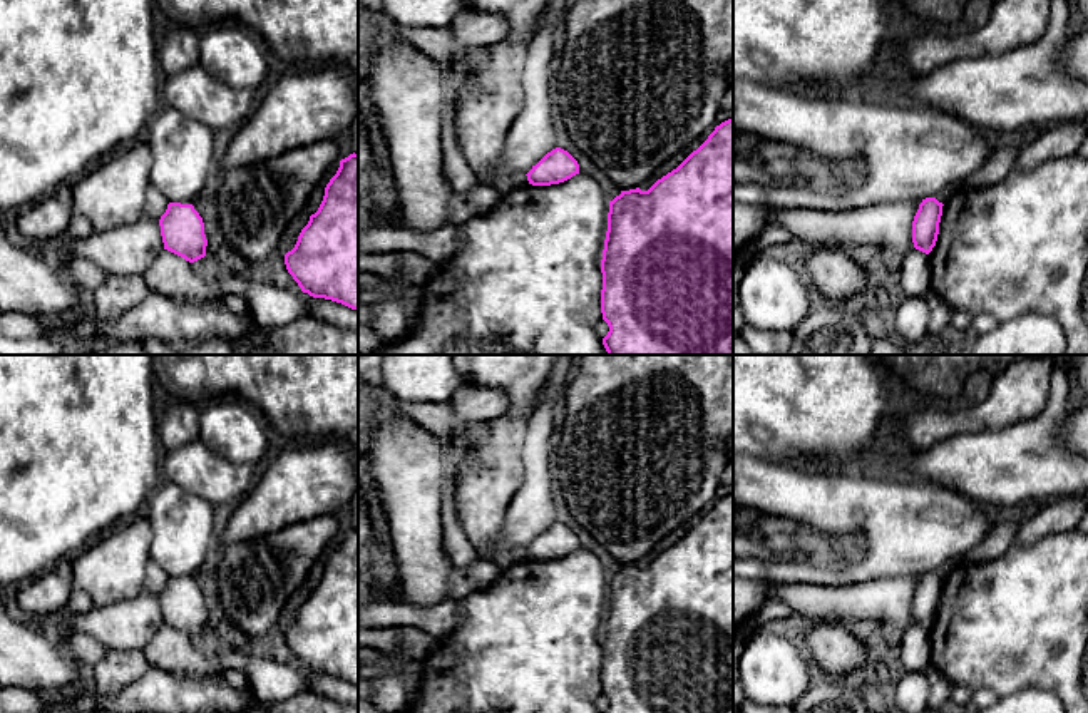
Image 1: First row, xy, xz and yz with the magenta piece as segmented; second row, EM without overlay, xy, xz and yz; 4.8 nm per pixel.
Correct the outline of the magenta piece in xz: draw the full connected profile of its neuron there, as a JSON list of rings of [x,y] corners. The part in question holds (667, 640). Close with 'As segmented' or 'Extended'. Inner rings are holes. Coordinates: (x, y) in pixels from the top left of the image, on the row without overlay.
[[[733,492],[716,500],[696,526],[648,566],[621,566],[609,576],[601,648],[601,688],[609,701],[604,713],[733,713]]]. As segmented

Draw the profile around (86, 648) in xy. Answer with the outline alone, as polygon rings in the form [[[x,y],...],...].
[[[87,633],[74,634],[65,648],[84,668],[94,666],[109,653],[107,646]]]

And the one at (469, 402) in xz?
[[[474,385],[460,387],[449,402],[459,428],[472,420],[489,422],[509,408],[509,398],[502,390]]]

